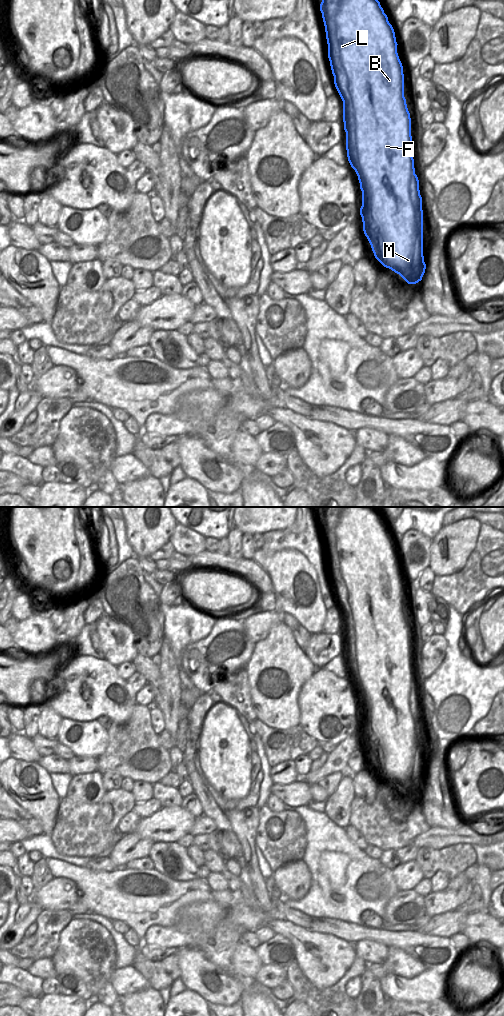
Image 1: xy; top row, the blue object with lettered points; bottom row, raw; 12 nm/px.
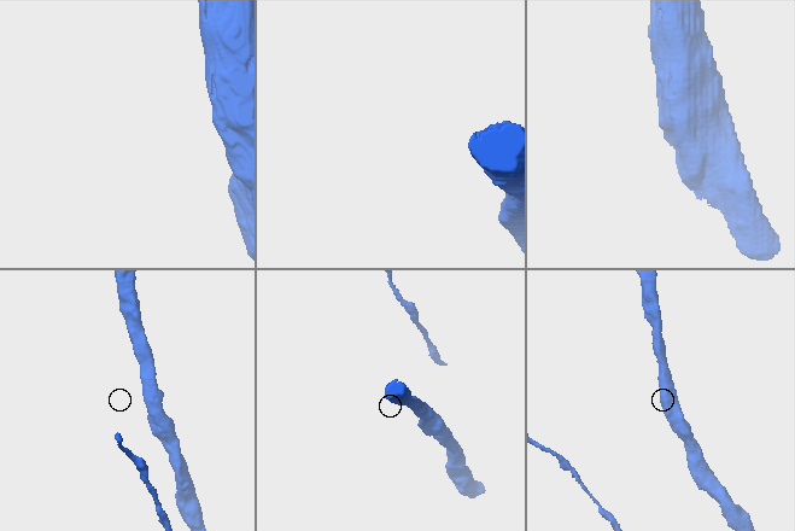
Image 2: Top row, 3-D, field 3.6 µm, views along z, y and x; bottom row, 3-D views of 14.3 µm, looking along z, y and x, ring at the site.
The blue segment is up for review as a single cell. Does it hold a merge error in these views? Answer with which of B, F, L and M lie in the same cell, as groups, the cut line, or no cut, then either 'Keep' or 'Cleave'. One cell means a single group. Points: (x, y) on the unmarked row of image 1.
Groups: B F L M. No split. Keep.

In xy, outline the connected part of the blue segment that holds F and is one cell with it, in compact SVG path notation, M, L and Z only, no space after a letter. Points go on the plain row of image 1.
M323 507L320 523L334 596L343 613L347 669L362 703L360 727L364 746L375 770L384 779L399 786L408 796L416 796L422 792L426 781L422 709L412 669L411 630L404 609L403 578L397 565L394 541L373 507Z

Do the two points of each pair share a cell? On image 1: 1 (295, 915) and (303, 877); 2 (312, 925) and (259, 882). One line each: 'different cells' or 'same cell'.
1: different cells
2: different cells

